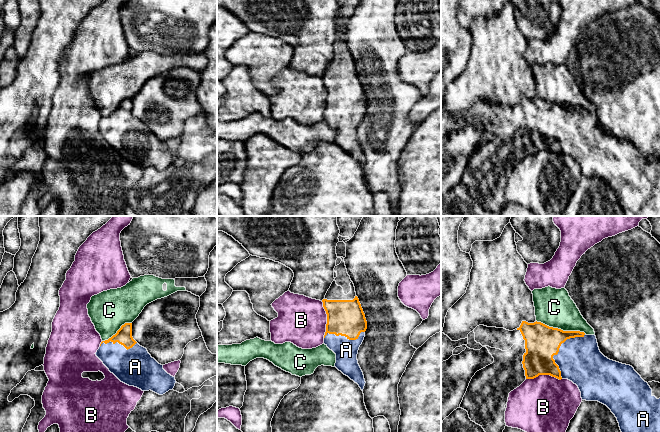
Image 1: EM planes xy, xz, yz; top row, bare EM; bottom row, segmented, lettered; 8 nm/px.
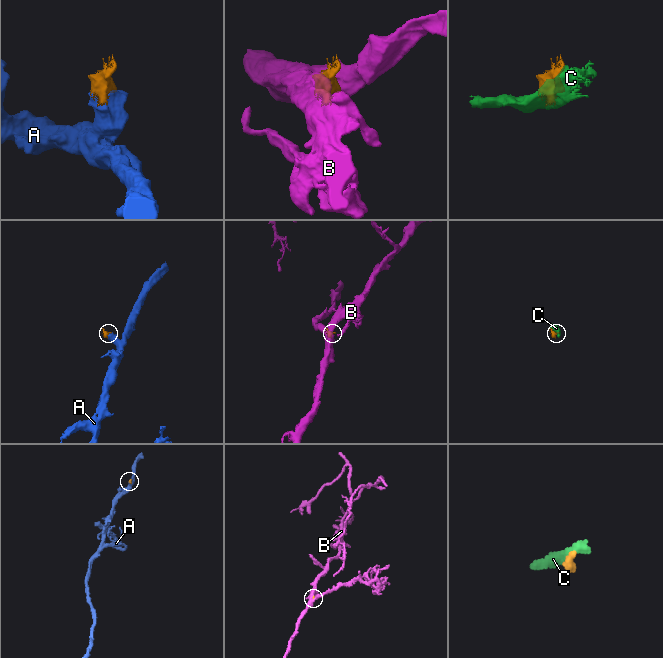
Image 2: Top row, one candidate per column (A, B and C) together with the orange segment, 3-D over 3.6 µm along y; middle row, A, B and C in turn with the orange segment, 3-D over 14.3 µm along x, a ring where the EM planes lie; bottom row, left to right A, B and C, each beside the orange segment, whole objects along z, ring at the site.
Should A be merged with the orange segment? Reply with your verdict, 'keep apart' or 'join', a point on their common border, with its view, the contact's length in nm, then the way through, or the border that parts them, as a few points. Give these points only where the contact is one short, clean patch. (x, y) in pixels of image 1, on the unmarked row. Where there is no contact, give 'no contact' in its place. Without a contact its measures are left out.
join | yz (558, 126) | 400 nm

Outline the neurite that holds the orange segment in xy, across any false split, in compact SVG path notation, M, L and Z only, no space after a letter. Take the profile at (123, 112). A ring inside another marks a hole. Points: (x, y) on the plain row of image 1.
M125 99L115 111L102 117L95 130L111 149L129 162L137 163L142 167L151 166L159 171L165 170L175 162L175 153L168 150L163 145L163 141L152 134L147 125L133 115L132 99Z

